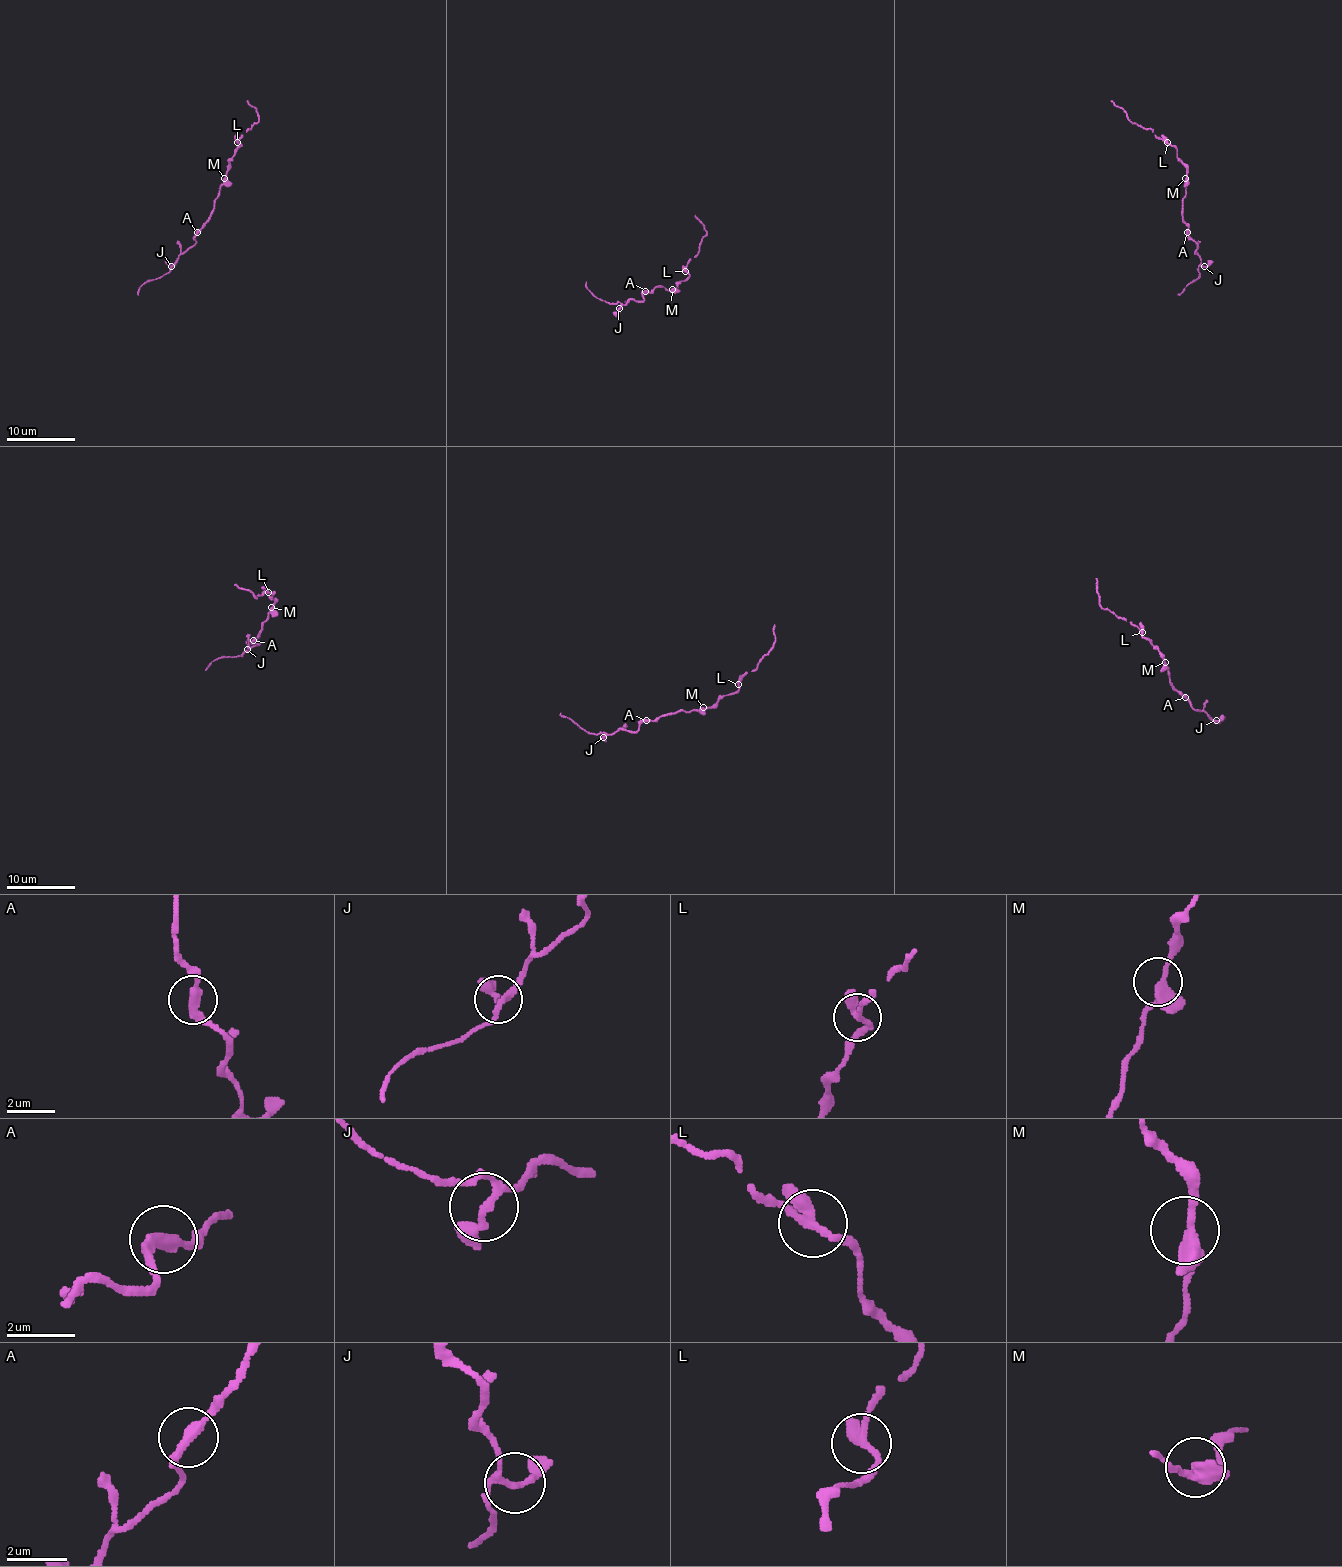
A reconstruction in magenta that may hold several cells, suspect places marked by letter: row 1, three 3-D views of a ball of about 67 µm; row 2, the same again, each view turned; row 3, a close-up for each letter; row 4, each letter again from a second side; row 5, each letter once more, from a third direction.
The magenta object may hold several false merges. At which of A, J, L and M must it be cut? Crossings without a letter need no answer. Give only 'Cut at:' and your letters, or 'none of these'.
Cut at: none of these

